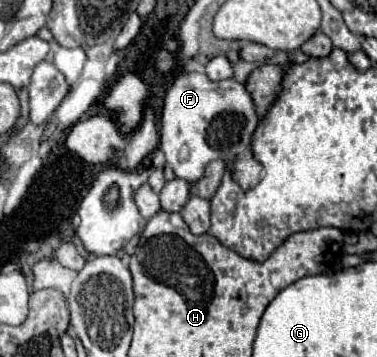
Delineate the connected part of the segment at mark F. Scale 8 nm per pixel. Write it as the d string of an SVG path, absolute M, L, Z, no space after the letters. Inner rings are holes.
M183 71L175 77L163 101L159 147L175 175L189 183L203 177L203 169L209 161L225 159L225 163L233 163L233 177L237 183L243 189L249 189L265 175L263 166L249 151L249 141L257 125L259 119L251 95L241 83L235 79L209 81L205 73Z

